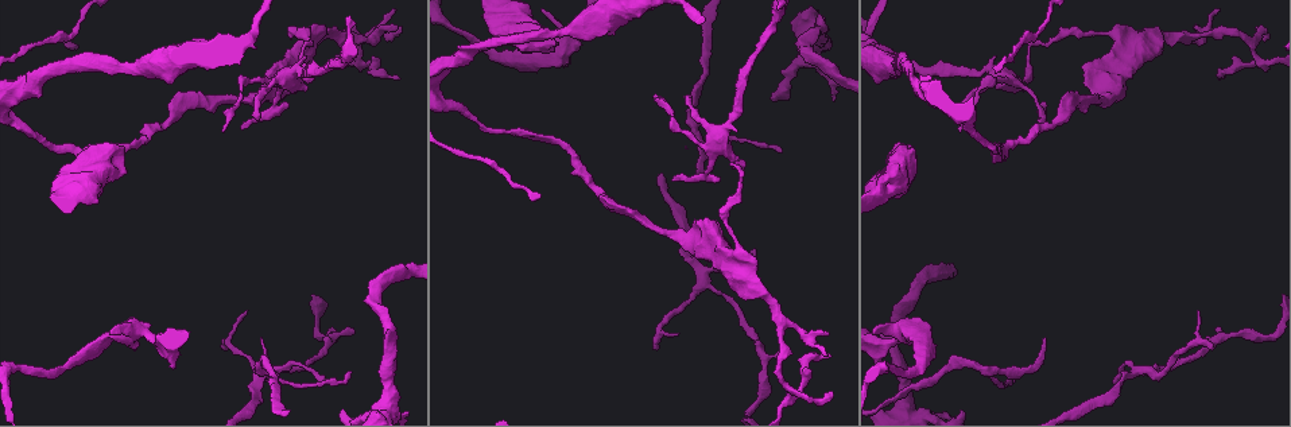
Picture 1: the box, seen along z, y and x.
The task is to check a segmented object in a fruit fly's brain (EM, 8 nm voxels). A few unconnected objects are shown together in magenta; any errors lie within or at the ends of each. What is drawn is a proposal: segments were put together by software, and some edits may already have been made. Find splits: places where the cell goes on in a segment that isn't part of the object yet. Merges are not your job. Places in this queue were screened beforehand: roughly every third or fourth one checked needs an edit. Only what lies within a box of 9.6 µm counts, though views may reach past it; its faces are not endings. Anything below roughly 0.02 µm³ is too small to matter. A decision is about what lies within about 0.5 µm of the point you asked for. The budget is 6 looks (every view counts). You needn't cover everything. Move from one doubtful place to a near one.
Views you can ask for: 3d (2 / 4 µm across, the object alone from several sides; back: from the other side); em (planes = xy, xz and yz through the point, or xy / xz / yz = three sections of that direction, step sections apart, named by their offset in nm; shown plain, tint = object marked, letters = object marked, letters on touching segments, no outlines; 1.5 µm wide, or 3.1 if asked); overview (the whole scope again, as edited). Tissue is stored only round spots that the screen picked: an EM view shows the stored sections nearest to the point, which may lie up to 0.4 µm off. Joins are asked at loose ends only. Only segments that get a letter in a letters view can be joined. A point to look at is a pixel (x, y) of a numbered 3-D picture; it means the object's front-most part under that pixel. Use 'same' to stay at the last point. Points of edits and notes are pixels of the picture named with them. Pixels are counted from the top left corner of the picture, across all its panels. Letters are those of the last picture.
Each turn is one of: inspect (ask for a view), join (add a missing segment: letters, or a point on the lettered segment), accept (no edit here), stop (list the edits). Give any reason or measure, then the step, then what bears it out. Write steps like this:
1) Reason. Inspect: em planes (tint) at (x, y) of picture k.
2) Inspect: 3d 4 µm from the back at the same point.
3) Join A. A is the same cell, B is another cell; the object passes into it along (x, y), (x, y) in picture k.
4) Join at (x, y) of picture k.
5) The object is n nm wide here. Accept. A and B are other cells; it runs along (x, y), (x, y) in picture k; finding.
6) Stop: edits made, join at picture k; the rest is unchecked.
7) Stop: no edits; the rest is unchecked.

An open end. Inspect: em xz step 8 (letters) at (830, 355) of picture 1.

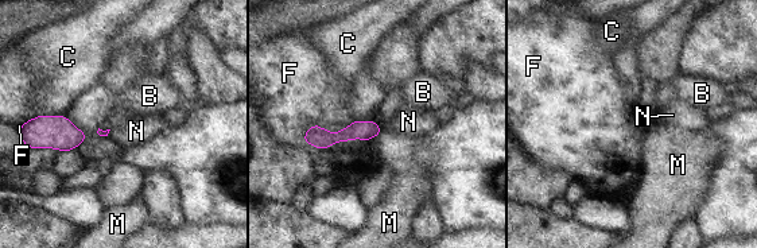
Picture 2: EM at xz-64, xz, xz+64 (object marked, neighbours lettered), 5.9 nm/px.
Cut it another way. Inspect: em planes (letters) at the same point.

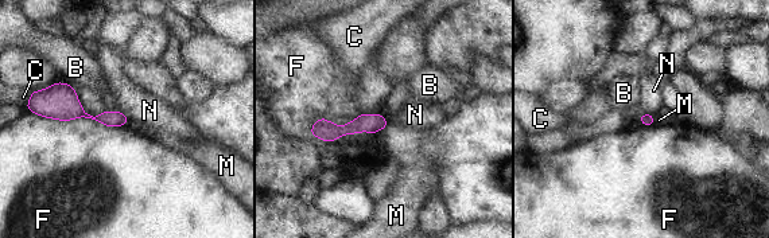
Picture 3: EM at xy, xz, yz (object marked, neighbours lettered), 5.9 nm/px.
The longest contact is with F, 380 nm. Accept. B, C, F, M and N are other cells; no lettered segment goes on from it.

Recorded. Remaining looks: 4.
Thin end. Inspect: 3d 2 µm from the back at (1219, 332) of picture 1.

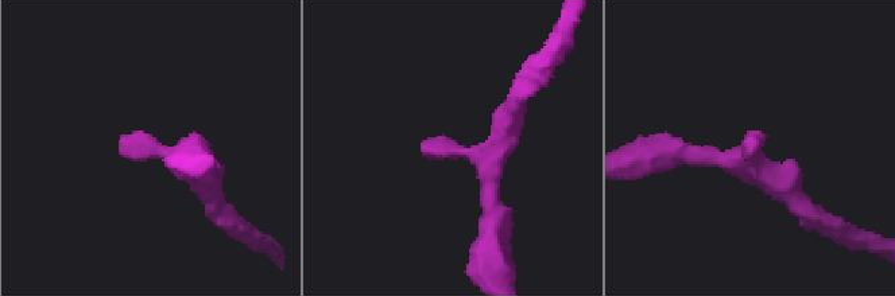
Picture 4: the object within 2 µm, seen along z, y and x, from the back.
The arms are 160, 190 nm wide; now the EM. Inspect: em xz step 8 (letters) at (423, 156) of picture 4.

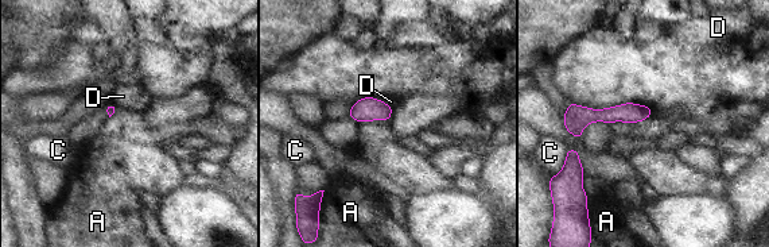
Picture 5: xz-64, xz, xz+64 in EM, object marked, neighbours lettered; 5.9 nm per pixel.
Another direction. Inspect: em planes (letters) at the same point.

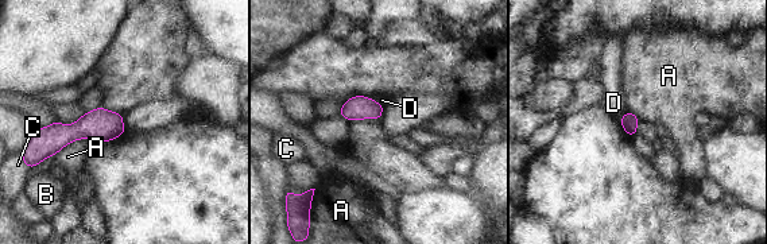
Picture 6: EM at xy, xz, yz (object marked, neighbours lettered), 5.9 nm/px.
The object is 100 nm wide here. Accept. A, B, C and D are other cells; a border runs along (380, 117), (361, 117), (351, 122) in picture 6; no lettered segment goes on from it.

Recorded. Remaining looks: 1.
Stop: no edits; the rest is unchecked.

